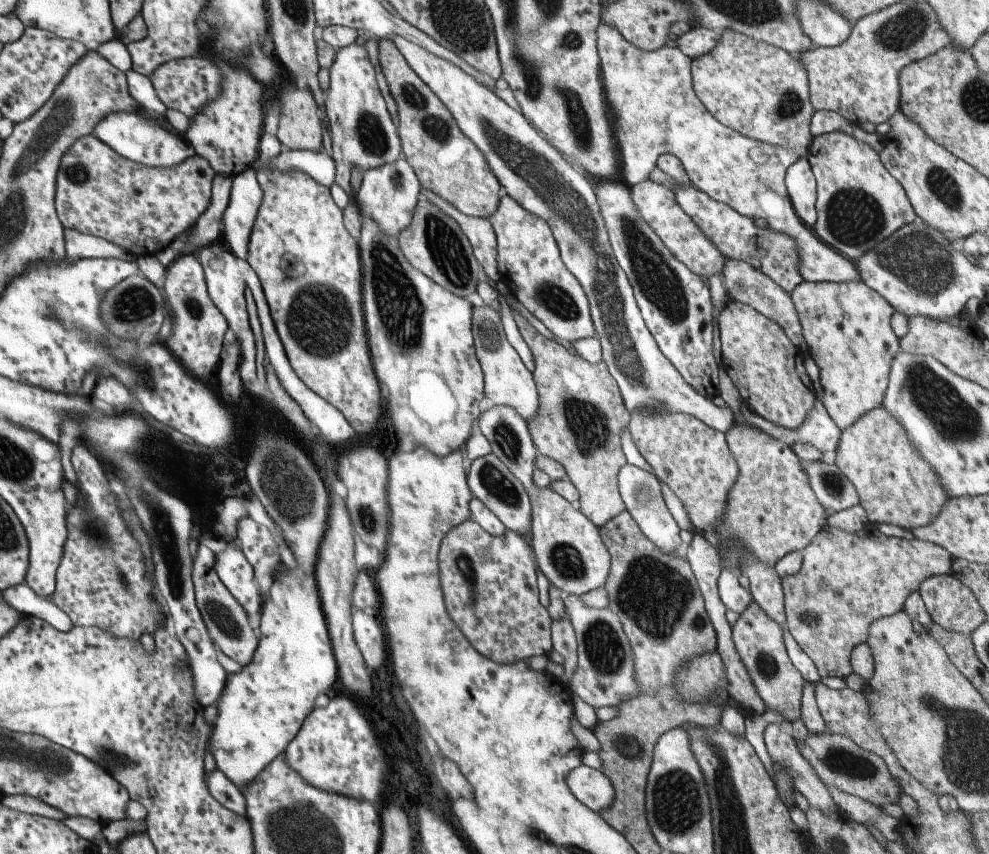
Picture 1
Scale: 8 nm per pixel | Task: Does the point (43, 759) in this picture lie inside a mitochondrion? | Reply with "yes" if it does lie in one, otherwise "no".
yes

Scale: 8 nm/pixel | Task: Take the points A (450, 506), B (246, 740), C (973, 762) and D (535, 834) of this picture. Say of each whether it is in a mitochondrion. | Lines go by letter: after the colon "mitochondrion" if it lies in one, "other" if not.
A: other
B: other
C: mitochondrion
D: mitochondrion

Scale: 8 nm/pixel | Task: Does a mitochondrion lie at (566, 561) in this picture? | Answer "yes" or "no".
yes

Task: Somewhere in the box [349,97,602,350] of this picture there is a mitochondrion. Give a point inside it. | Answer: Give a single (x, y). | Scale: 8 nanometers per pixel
(446, 250)

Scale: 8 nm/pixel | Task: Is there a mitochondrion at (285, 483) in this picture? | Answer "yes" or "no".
yes

